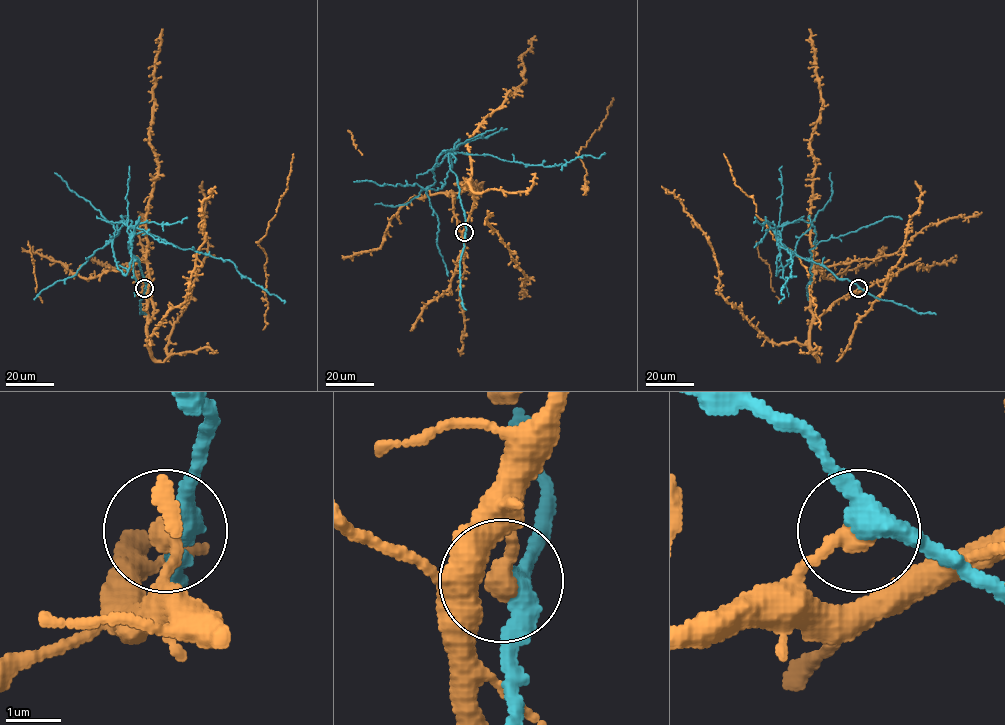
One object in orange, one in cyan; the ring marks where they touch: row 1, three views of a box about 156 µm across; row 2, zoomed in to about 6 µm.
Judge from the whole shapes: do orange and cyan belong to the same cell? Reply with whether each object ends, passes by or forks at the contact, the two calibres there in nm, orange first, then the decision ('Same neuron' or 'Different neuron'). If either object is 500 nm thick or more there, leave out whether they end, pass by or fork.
At the ring orange ends. At the ring cyan passes by. Thickness 400 nm (orange) against 400 nm. Different neuron

